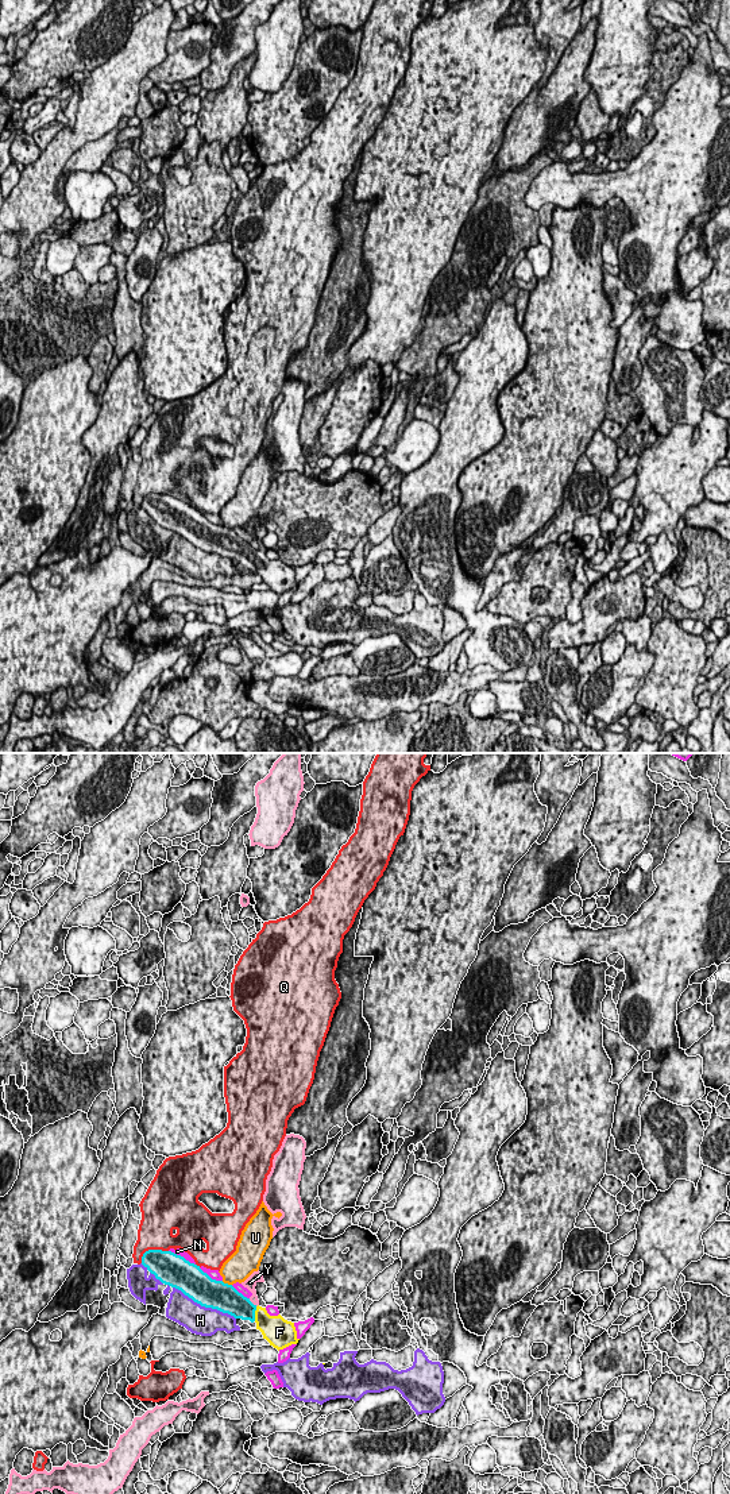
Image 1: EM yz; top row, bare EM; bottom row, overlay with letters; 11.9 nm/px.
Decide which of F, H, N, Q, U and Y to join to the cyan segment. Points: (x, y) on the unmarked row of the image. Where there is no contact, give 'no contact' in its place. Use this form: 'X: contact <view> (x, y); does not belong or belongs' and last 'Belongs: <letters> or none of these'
F: contact yz (254, 558); belongs
H: contact yz (204, 549); does not belong
N: contact yz (182, 501); does not belong
Q: contact yz (151, 494); does not belong
U: contact yz (227, 528); does not belong
Y: contact yz (251, 547); does not belong
Belongs: F

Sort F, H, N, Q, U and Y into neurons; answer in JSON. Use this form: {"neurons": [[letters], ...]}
{"neurons": [["F"], ["H"], ["N"], ["Q"], ["U"], ["Y"]]}

